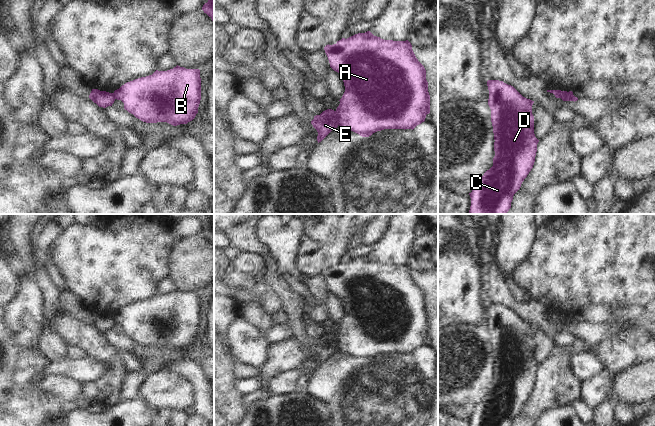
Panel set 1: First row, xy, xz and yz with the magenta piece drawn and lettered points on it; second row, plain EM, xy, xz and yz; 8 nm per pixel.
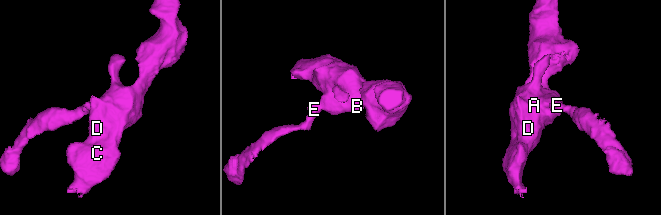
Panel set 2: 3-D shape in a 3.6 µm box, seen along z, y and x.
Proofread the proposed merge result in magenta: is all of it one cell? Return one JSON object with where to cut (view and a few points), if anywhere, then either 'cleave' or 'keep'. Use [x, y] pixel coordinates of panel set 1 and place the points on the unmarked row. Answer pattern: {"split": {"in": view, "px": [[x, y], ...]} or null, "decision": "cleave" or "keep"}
{"split": {"in": "xz", "px": [[335, 335], [338, 341], [338, 348]]}, "decision": "cleave"}

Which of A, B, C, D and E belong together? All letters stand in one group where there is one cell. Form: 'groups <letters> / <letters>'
groups A B C D / E

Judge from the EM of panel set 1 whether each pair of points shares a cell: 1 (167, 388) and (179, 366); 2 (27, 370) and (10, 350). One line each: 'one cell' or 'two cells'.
1: two cells
2: two cells

